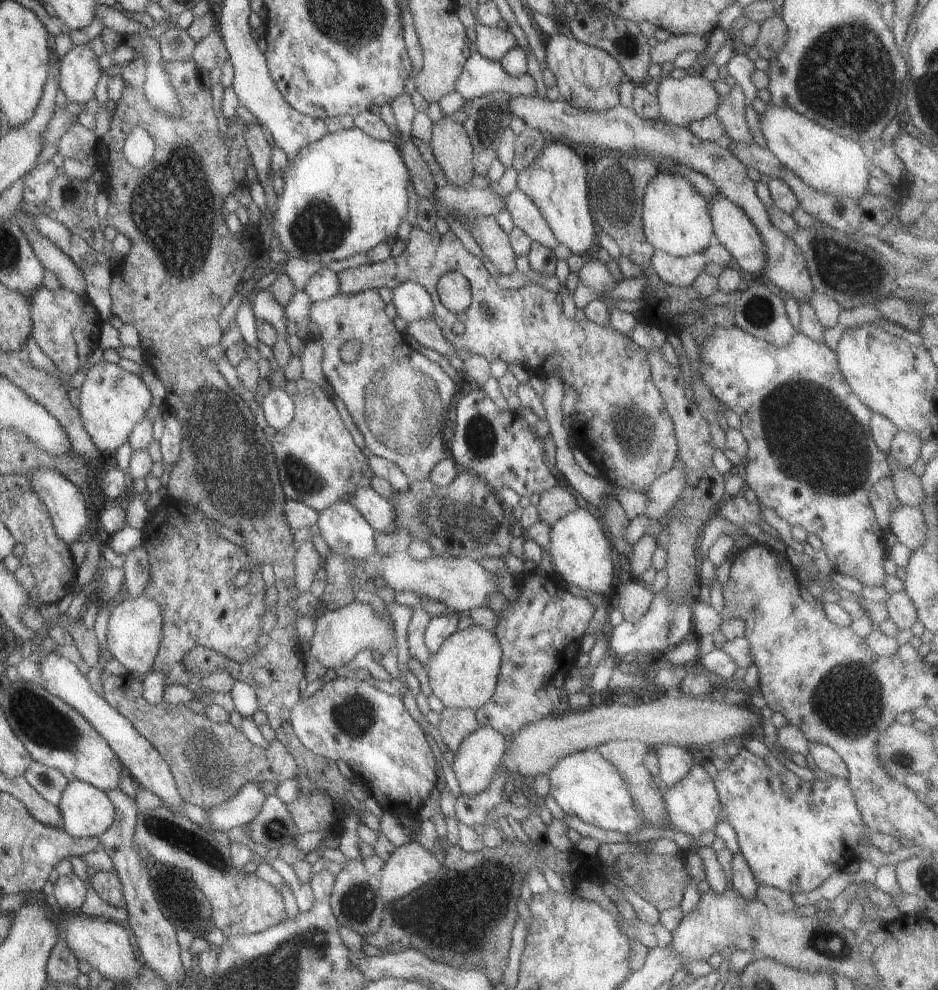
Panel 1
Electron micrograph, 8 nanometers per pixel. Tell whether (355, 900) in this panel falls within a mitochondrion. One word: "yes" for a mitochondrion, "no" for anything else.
yes

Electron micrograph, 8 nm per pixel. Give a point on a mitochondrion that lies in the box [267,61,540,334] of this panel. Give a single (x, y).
(319, 229)

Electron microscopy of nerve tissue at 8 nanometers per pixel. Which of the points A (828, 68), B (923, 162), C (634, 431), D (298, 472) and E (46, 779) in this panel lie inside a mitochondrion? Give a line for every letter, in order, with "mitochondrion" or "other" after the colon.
A: mitochondrion
B: other
C: mitochondrion
D: mitochondrion
E: mitochondrion

